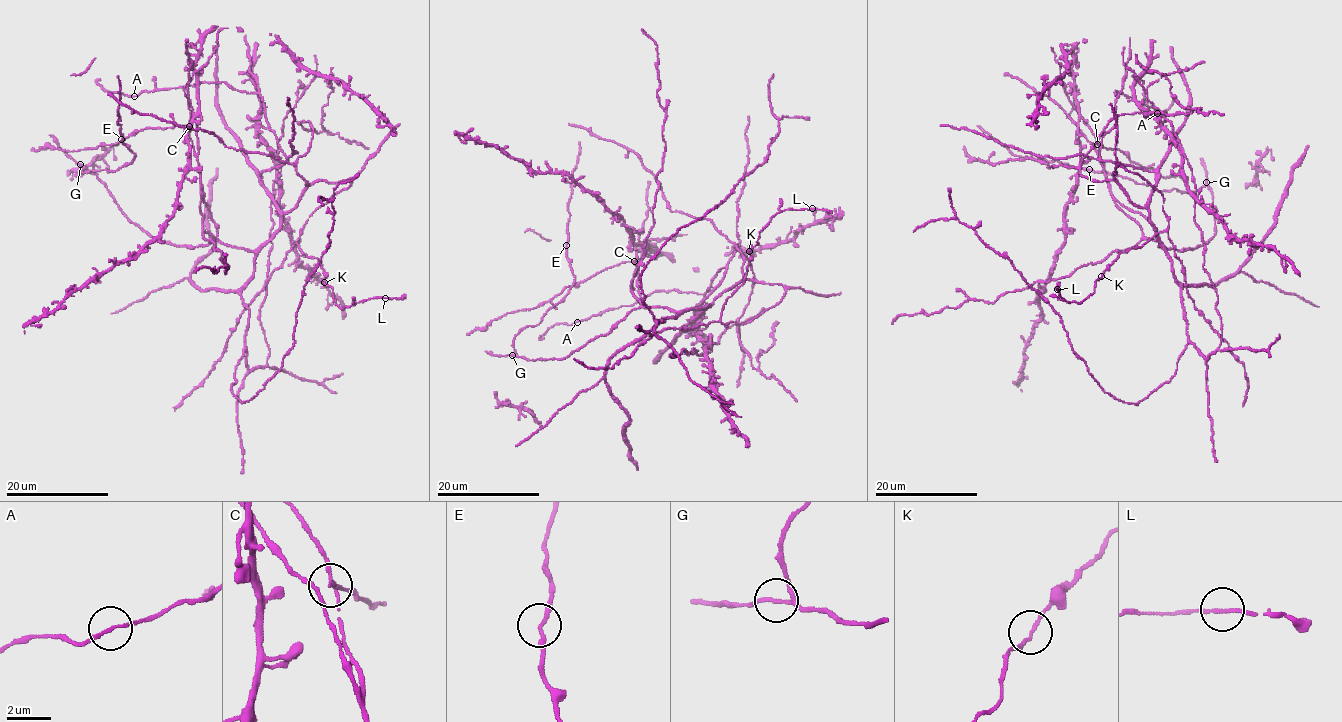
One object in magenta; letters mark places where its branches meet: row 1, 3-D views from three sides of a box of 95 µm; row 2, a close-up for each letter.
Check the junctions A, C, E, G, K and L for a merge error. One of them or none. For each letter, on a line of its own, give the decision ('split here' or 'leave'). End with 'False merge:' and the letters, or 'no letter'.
A: leave
C: split here
E: leave
G: leave
K: leave
L: leave
False merge: C

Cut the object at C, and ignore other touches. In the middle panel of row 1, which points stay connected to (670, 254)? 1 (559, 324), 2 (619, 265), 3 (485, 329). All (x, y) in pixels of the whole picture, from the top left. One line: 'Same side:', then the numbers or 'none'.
Same side: 1

